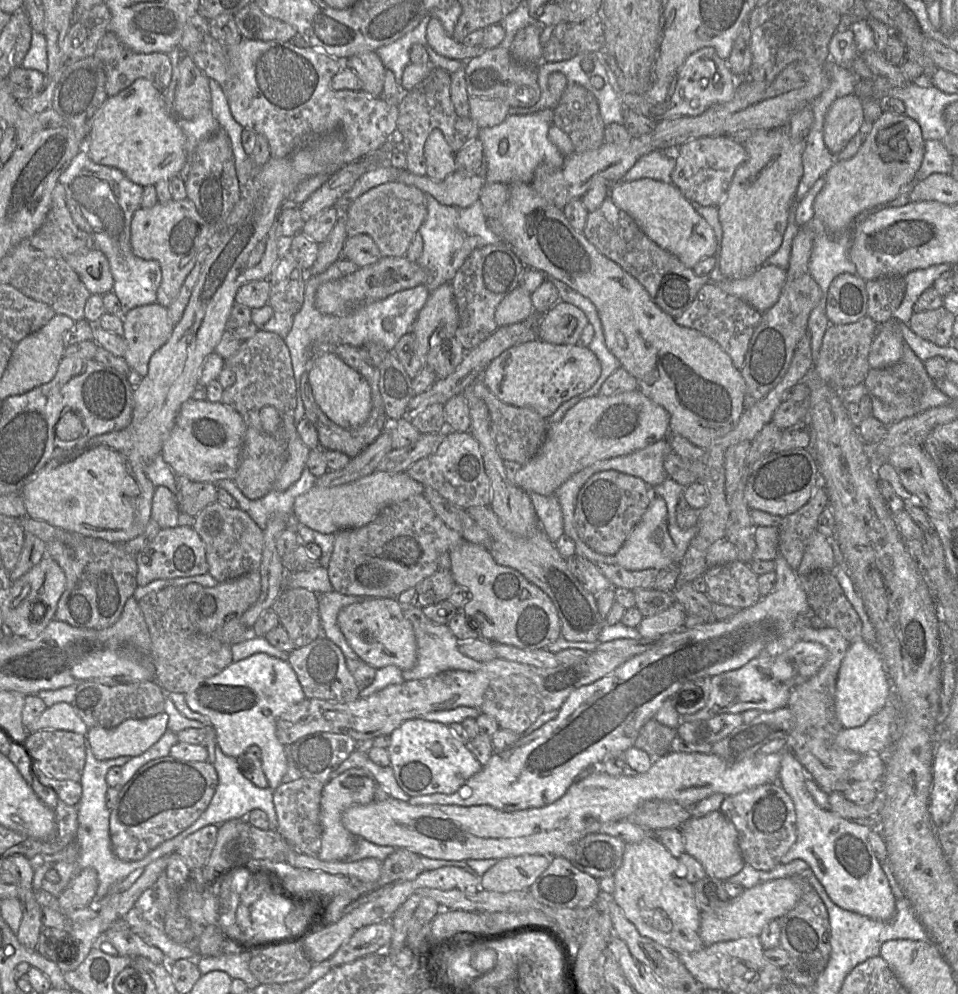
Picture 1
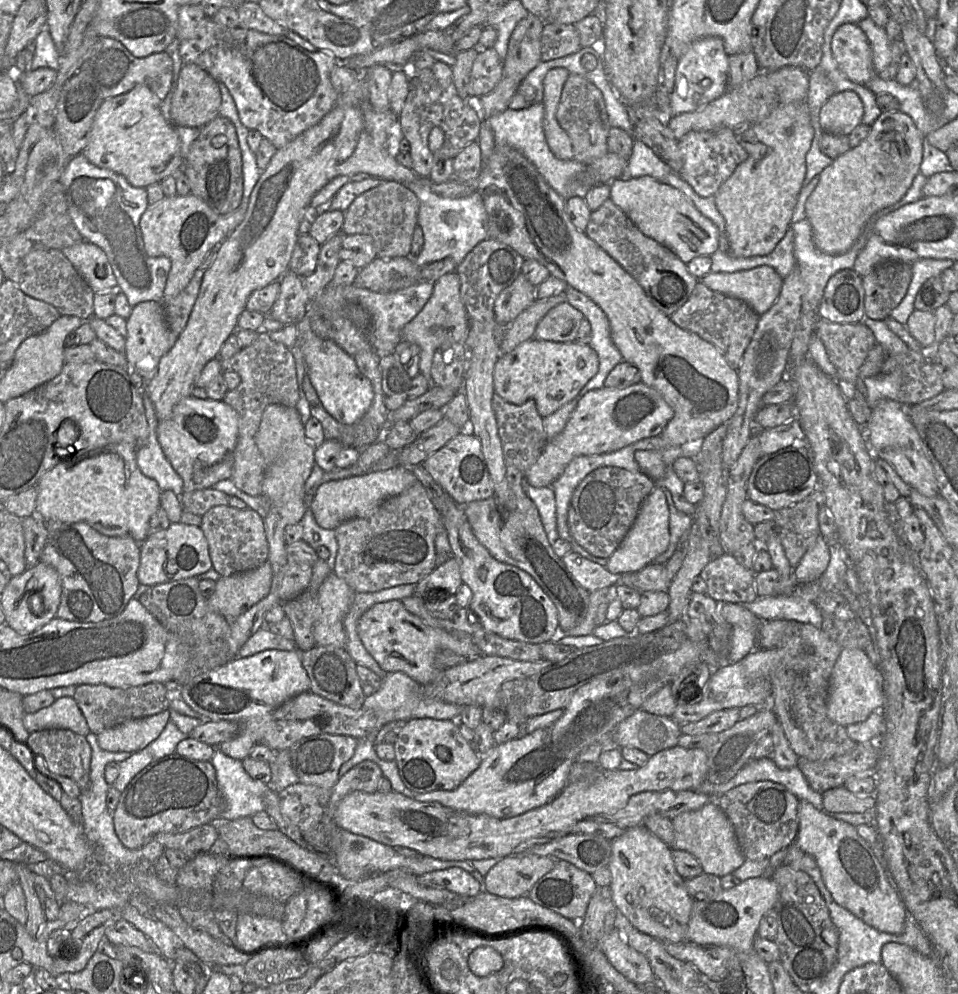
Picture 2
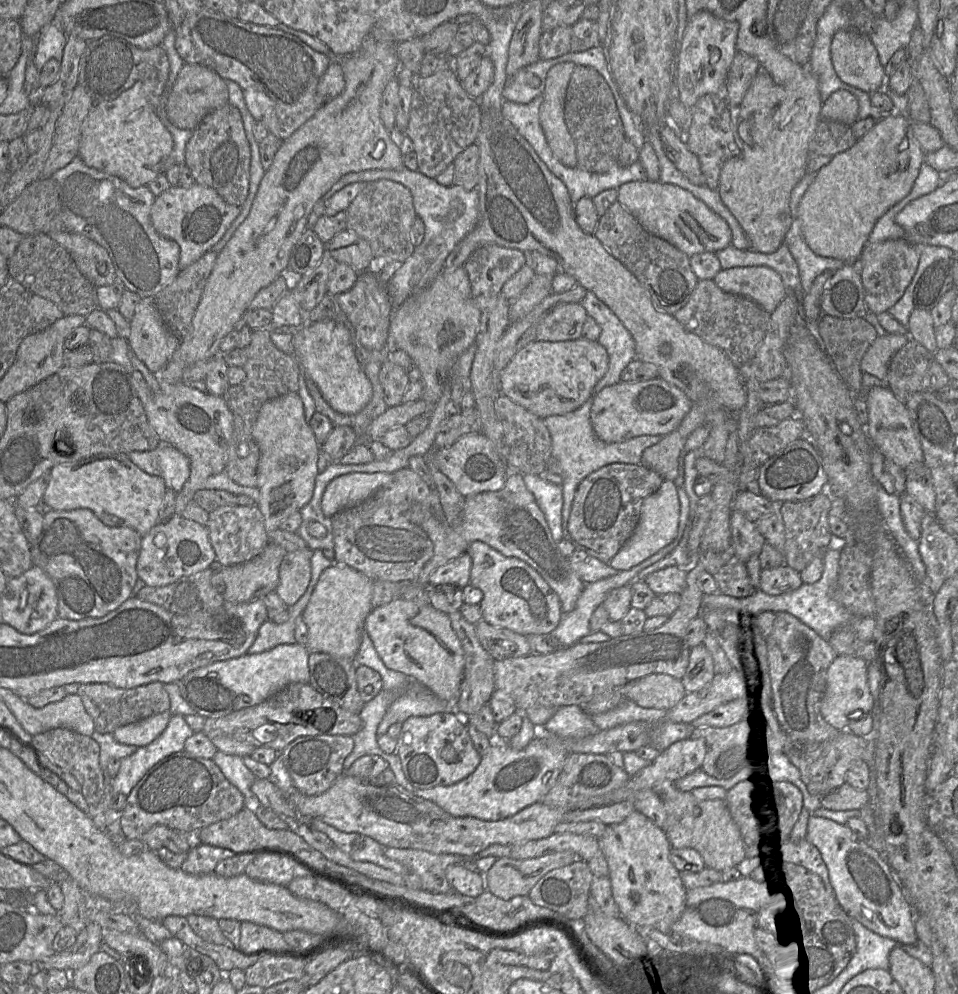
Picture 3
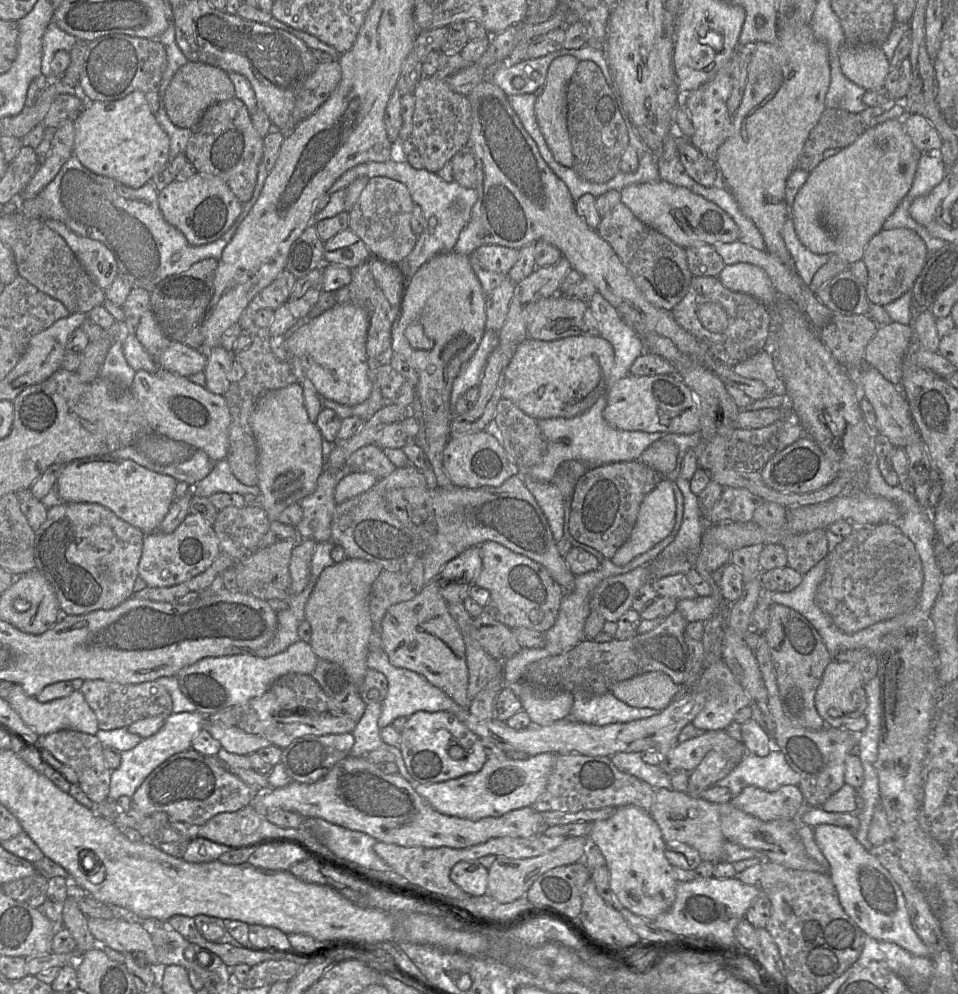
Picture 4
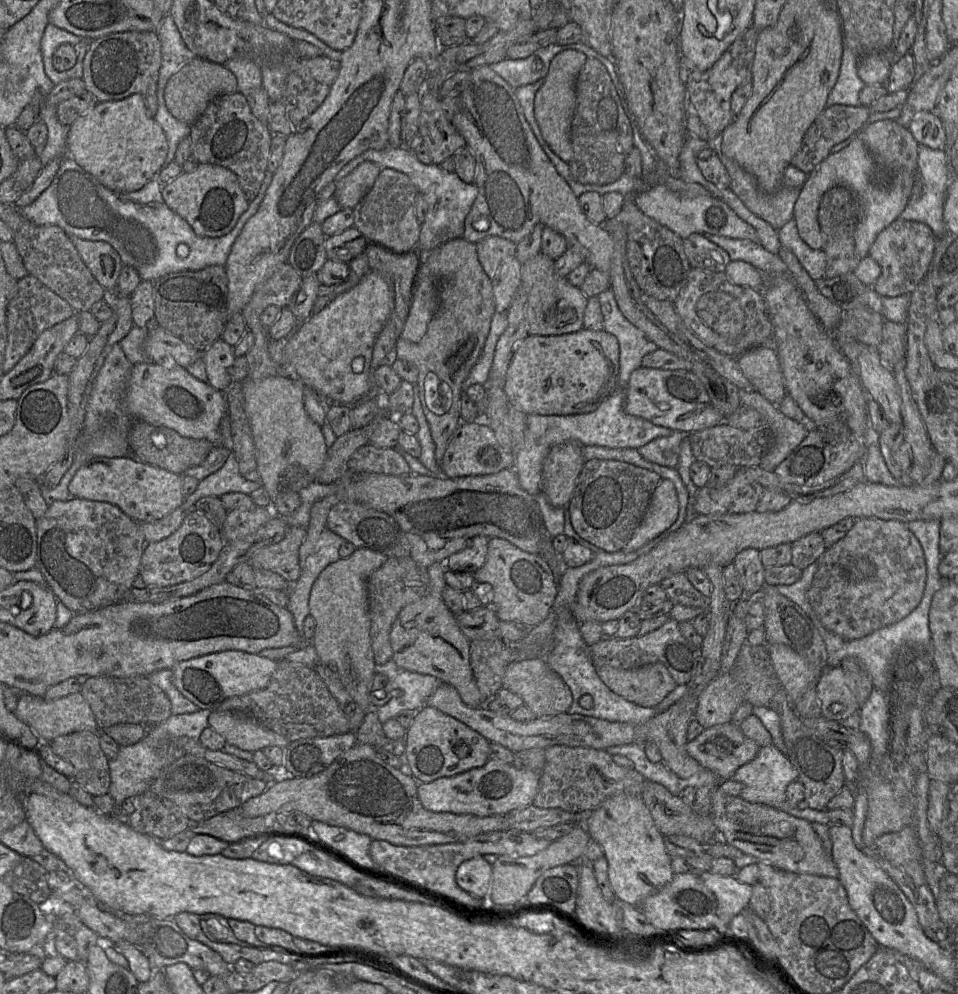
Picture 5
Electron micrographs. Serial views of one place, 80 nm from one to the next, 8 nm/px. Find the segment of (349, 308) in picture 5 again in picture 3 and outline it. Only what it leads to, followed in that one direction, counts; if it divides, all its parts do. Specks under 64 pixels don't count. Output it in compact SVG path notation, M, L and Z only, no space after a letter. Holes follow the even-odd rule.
M323 320L305 324L292 337L295 354L317 385L325 401L342 414L360 412L372 399L372 384L355 354L355 339L350 324Z

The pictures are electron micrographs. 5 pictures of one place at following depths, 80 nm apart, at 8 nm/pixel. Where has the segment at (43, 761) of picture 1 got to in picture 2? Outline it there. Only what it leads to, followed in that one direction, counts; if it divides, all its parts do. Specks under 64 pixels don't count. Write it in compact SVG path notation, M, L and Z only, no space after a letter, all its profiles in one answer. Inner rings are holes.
M48 729L29 734L27 740L33 750L43 757L50 772L71 778L79 785L81 791L88 789L92 749L83 735L68 729Z

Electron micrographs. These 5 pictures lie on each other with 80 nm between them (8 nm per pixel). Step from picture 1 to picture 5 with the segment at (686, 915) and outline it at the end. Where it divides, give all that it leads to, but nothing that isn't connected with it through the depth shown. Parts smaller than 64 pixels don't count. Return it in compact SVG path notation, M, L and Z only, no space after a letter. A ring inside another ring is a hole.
M625 794L613 796L589 812L584 825L591 841L600 844L604 851L609 882L618 900L640 906L647 897L672 880L674 873L665 847L665 837L641 797Z

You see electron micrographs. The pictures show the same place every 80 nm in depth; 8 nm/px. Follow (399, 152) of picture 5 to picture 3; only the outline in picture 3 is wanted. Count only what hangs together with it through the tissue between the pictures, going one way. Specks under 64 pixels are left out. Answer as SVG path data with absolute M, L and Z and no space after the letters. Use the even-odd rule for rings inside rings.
M403 166L400 169L371 169L359 172L350 172L342 176L321 198L329 200L342 187L357 182L372 182L381 179L398 182L409 189L413 197L413 206L416 216L423 220L425 233L422 242L416 246L412 254L397 265L392 275L378 275L381 277L396 277L402 287L410 287L414 283L432 283L443 271L447 256L456 245L477 224L479 216L479 194L477 189L466 190L458 185L440 185L435 178L429 178L419 171L412 171Z

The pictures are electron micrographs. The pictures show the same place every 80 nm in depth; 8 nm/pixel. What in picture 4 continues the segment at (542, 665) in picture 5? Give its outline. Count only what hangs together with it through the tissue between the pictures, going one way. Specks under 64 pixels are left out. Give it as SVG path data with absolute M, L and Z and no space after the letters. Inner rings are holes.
M524 680L506 685L522 703L532 725L548 726L557 720L568 718L574 703L573 693L566 690L548 689Z

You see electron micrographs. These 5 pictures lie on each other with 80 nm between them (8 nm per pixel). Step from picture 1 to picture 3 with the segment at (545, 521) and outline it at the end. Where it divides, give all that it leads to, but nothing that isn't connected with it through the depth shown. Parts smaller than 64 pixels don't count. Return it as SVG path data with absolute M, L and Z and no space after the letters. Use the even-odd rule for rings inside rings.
M524 474L523 482L543 513L553 540L562 540L561 510L562 490L560 485L541 475Z

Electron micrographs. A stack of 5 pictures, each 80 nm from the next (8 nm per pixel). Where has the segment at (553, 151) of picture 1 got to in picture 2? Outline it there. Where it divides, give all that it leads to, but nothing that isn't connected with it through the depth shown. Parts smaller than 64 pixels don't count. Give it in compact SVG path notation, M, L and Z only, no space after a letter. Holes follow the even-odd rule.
M536 103L521 110L507 108L505 111L487 118L494 135L494 144L495 146L509 145L522 153L537 168L545 181L565 200L582 195L589 187L578 183L576 179L585 170L586 165L574 159L558 159L552 153L545 139L544 113L543 103Z

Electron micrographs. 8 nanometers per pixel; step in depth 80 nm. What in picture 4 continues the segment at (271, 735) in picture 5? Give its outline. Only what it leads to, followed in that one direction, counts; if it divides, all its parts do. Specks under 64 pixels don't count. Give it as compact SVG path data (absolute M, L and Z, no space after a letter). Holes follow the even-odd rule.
M205 720L205 729L221 743L223 749L239 755L251 755L261 748L268 747L271 742L261 736L246 733L237 727L219 727Z

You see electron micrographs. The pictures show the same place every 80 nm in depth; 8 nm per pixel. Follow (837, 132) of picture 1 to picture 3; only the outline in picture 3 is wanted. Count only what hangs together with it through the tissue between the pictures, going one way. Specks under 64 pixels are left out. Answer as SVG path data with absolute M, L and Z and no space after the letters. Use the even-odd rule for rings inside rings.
M846 90L834 92L822 103L820 116L852 126L858 120L859 103L857 98Z

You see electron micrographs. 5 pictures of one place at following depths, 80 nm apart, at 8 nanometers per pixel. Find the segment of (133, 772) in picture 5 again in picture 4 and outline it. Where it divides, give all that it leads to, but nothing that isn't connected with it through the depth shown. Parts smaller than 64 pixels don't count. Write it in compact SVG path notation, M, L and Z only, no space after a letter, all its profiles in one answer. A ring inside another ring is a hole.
M198 711L171 713L157 733L142 739L133 749L121 752L119 767L111 771L108 797L112 800L117 800L121 796L132 797L154 769L173 755L190 750L193 740L203 729L204 716Z

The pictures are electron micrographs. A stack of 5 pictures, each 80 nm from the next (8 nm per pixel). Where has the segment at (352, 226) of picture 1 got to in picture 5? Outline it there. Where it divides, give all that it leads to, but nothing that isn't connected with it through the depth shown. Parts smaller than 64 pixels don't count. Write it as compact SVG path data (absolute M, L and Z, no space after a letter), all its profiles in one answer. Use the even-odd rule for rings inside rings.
M394 169L380 170L370 190L352 209L353 226L369 242L375 240L395 253L410 252L418 244L421 224L415 212L417 190L409 177Z

